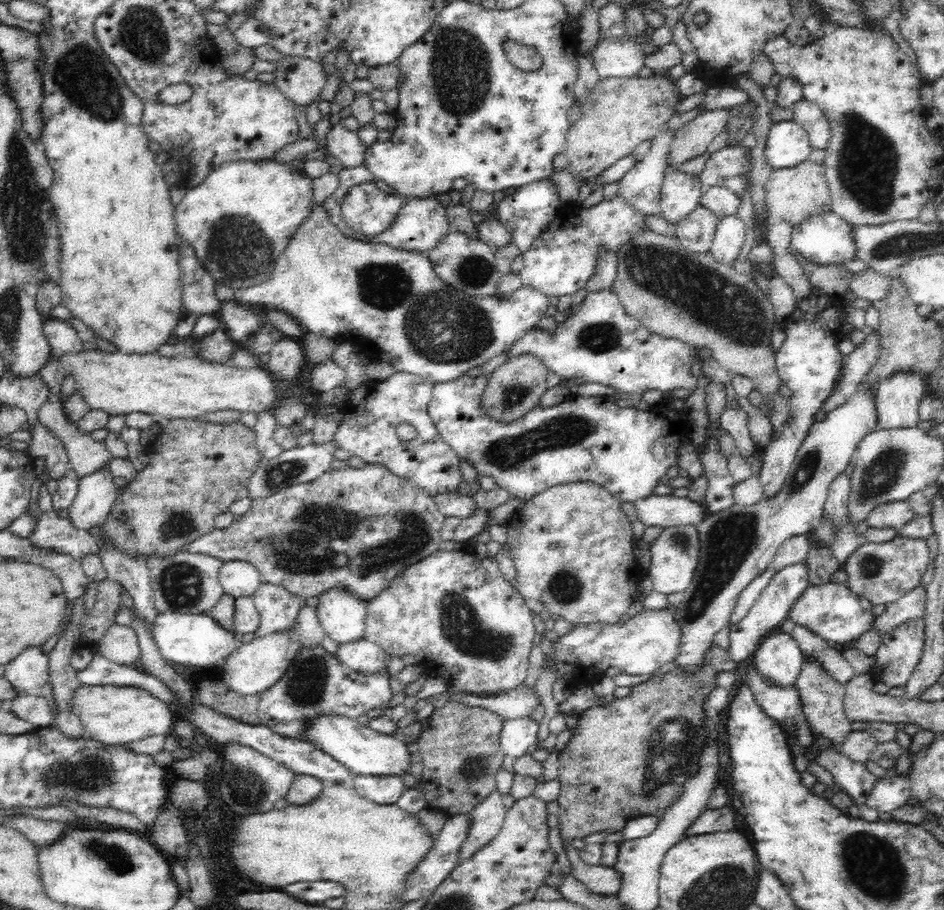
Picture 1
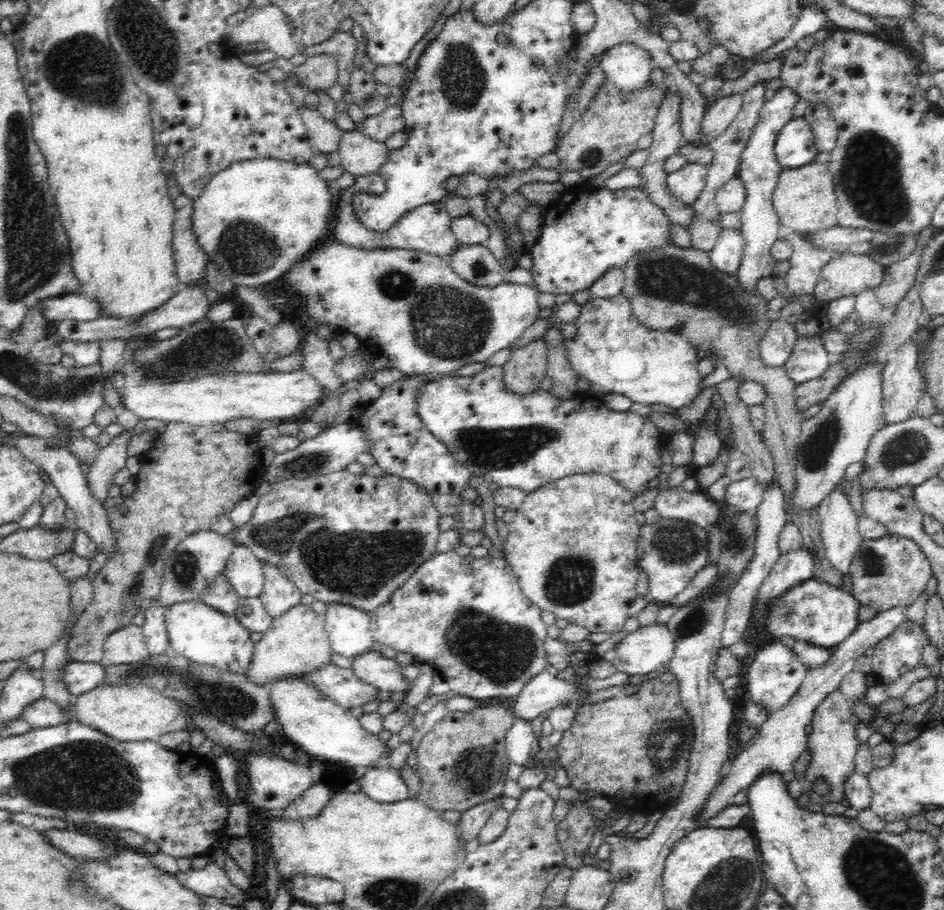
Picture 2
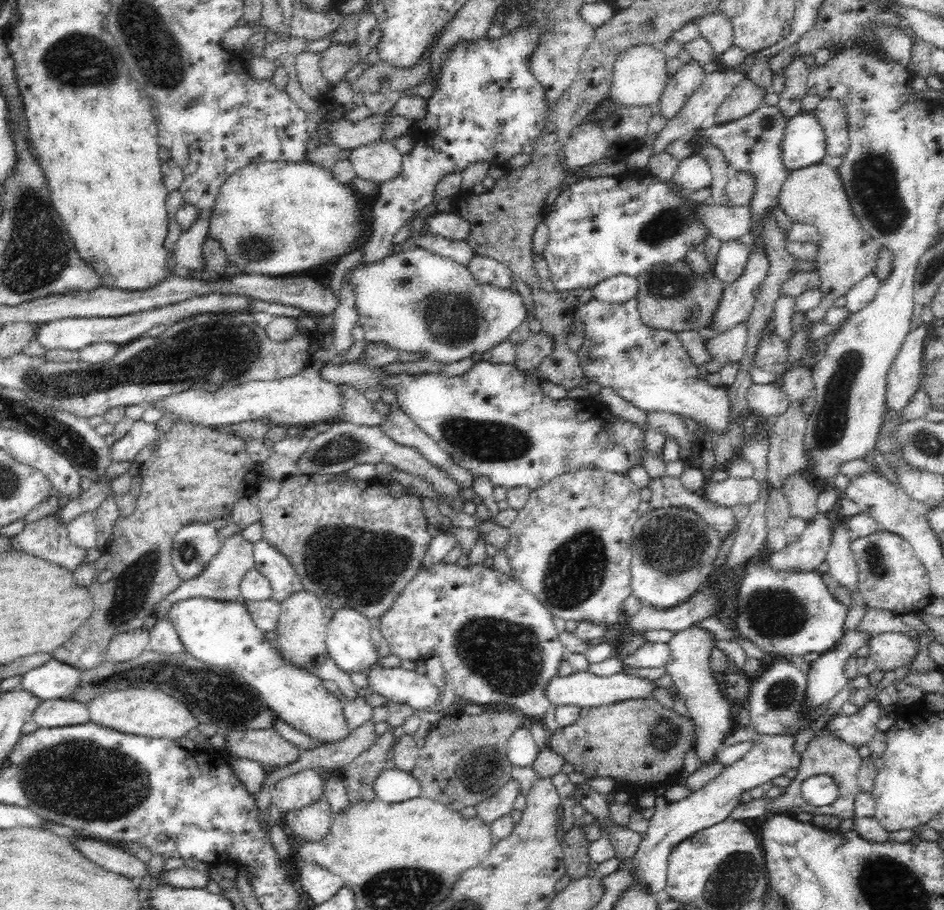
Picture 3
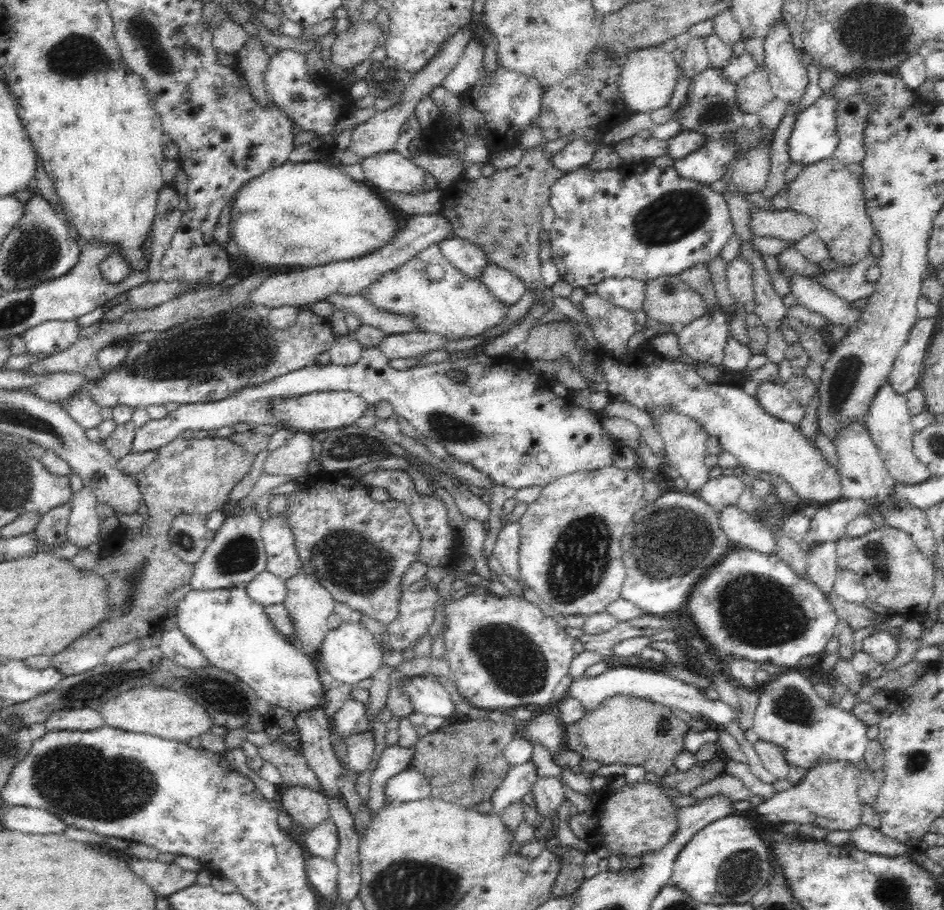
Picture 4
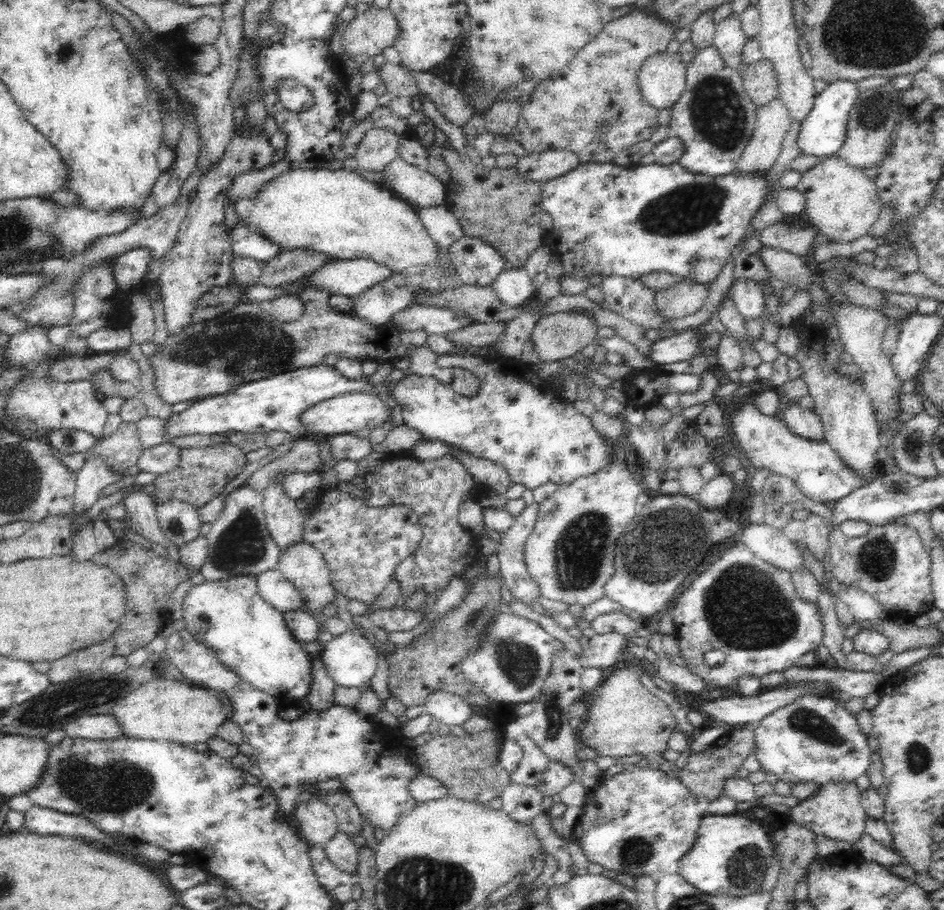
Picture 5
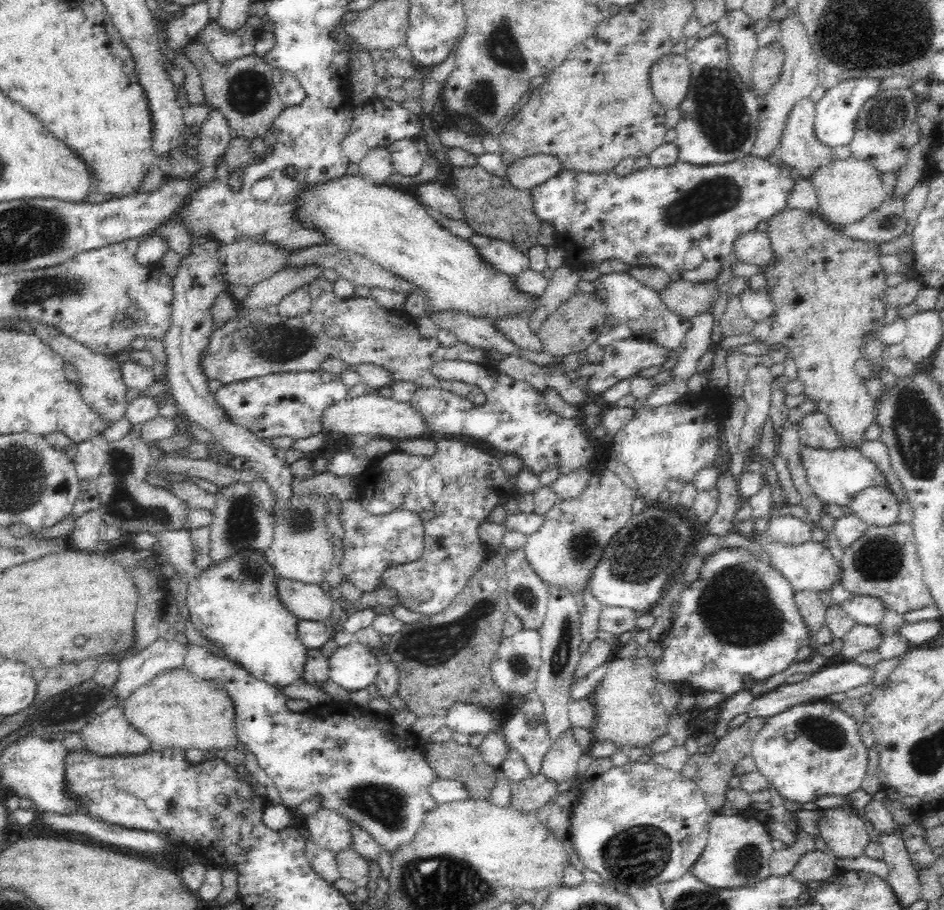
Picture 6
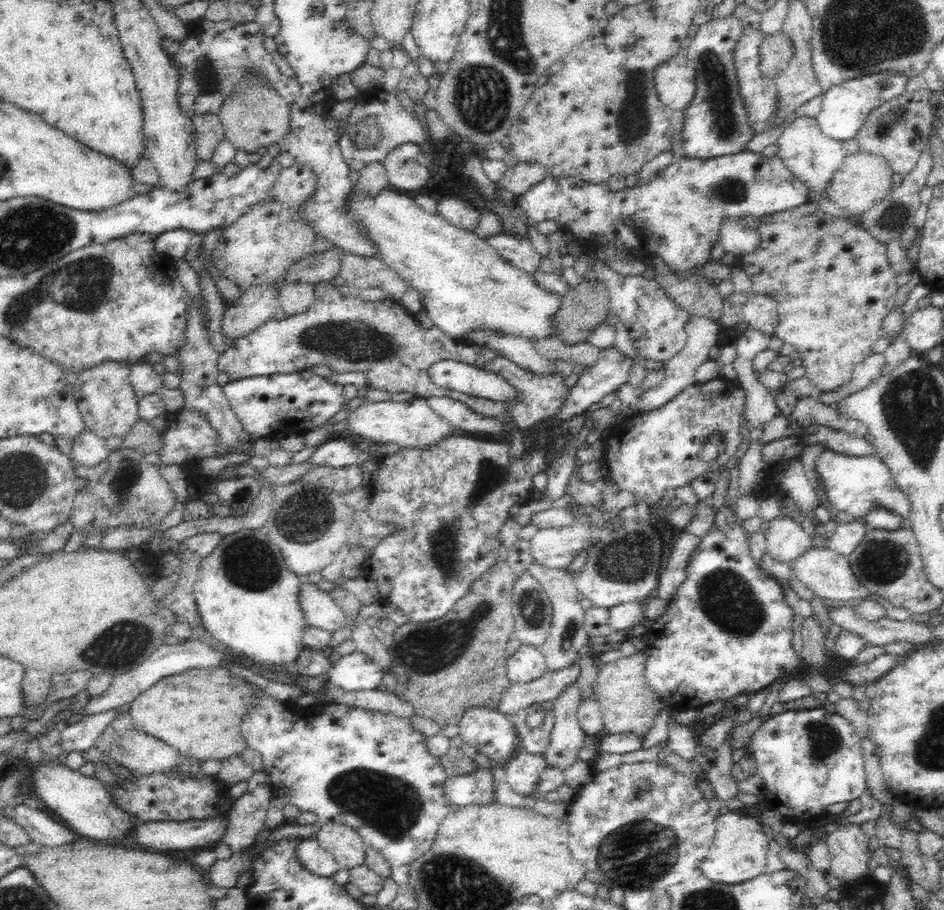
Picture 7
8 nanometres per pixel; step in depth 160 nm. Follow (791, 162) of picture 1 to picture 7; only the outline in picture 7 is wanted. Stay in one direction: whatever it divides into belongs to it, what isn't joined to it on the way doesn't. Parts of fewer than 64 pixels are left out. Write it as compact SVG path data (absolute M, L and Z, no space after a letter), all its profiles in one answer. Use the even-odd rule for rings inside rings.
M888 71L859 76L852 80L846 80L841 84L831 87L823 94L820 112L816 116L818 126L828 138L840 141L854 138L870 112L878 108L882 102L900 96L906 90L909 78L900 72Z

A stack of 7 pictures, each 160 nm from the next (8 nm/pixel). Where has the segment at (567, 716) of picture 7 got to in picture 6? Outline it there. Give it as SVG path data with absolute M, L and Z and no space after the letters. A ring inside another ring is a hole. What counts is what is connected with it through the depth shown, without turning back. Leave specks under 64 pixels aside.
M572 728L553 740L542 762L541 774L551 782L562 784L576 776L580 756L587 752L576 742Z

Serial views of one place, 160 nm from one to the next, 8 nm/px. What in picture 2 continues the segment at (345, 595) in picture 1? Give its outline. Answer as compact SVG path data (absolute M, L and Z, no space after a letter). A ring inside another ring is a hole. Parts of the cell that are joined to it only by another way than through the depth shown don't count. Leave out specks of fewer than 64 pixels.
M332 602L327 603L324 617L333 653L352 659L370 650L374 642L369 613L349 604Z

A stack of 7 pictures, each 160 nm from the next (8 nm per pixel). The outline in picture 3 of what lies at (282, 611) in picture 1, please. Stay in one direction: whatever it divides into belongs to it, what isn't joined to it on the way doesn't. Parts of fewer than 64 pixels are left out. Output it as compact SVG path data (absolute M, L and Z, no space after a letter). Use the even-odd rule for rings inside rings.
M260 539L253 547L255 568L268 577L274 601L281 603L303 588L294 567L274 545L270 545L266 539Z

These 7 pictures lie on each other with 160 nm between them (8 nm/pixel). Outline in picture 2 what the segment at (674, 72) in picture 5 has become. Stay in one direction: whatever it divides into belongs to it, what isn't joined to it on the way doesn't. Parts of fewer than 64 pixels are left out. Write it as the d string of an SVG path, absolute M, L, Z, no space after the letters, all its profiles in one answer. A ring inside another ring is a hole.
M624 43L609 48L602 54L600 65L607 80L622 91L638 91L652 84L651 54L638 45Z

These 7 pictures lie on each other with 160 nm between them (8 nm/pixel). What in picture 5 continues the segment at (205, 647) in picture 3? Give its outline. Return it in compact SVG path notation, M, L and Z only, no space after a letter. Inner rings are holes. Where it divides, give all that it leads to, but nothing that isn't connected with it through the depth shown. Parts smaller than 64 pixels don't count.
M256 575L229 576L222 580L192 585L183 598L183 622L198 641L210 647L216 657L242 680L274 696L282 706L299 704L312 684L311 660L314 656L300 645L284 620L284 613L266 603L256 586Z

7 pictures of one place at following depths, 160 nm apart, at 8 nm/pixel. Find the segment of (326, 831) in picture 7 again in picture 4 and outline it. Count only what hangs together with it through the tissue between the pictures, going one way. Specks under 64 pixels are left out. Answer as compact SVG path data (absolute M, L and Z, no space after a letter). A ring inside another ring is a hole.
M287 786L278 790L277 800L281 810L286 811L291 820L306 831L331 819L328 799L308 787Z

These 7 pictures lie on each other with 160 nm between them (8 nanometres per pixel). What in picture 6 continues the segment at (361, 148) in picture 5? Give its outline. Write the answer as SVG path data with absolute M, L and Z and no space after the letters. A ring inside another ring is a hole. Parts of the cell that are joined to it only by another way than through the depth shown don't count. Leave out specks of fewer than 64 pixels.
M376 146L366 152L366 156L358 162L359 175L366 182L375 185L386 185L388 176L393 174L394 164L389 147Z

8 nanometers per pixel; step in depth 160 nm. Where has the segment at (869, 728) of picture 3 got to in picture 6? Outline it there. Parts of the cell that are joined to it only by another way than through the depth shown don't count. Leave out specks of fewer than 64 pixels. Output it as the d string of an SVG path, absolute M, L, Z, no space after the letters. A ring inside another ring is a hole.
M827 699L800 703L767 718L752 743L751 756L755 758L757 771L770 780L771 787L786 801L801 806L822 796L848 796L861 788L869 762L859 726L857 720L840 710L839 703Z

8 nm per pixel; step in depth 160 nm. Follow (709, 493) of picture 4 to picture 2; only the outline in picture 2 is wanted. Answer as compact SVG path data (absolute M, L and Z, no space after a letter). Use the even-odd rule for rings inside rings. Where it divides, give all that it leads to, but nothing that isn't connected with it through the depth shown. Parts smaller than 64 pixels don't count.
M752 476L731 482L725 492L727 505L736 506L742 512L755 512L762 502L765 488Z

